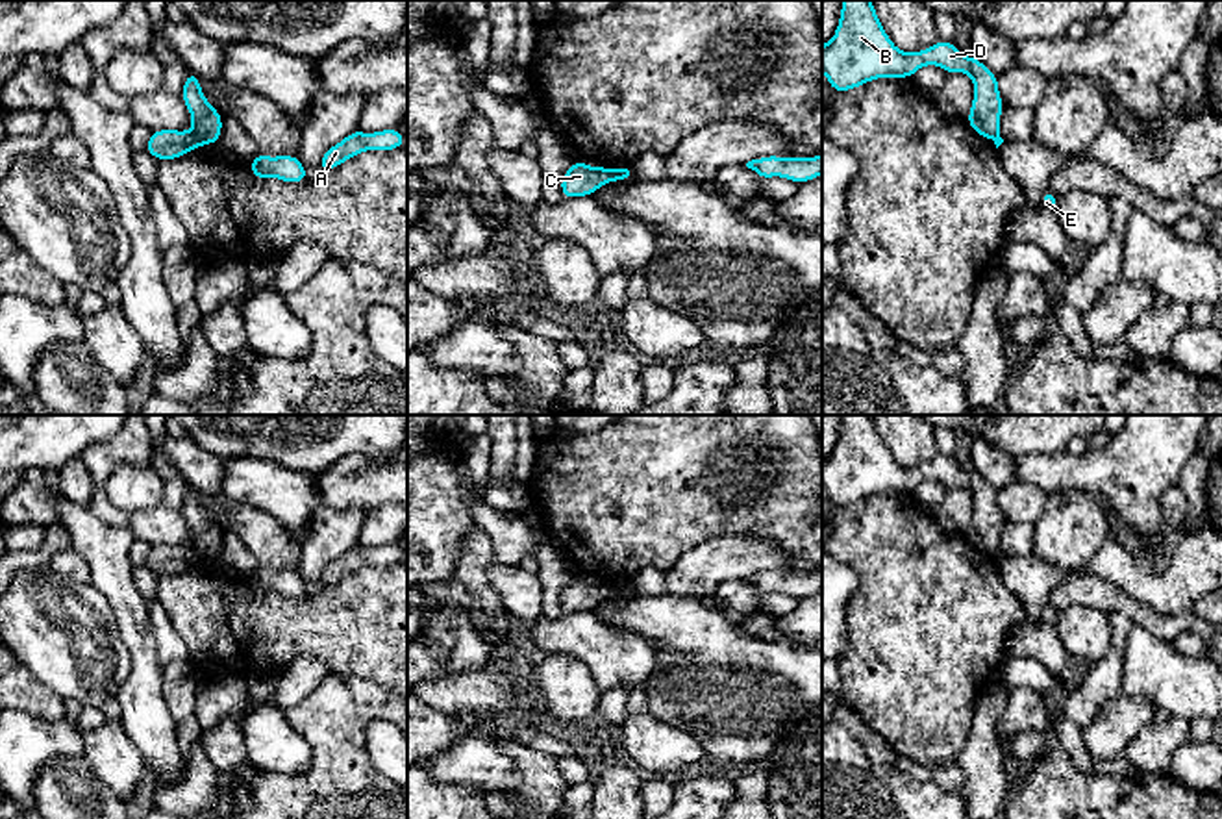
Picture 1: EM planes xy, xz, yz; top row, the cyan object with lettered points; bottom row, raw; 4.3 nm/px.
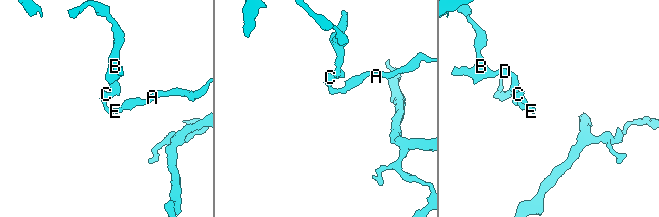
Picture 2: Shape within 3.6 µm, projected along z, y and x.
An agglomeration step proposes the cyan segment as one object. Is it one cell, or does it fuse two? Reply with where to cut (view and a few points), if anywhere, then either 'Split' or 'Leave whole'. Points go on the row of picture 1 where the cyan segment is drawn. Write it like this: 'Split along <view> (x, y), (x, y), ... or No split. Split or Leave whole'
Split along xz (606, 169), (617, 178). Split

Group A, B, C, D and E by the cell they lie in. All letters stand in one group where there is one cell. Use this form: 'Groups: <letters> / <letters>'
Groups: A C E / B D

